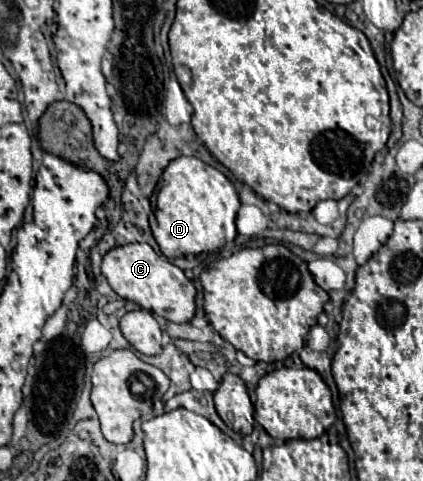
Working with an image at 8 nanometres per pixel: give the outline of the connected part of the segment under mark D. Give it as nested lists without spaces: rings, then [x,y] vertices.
[[[180,156],[168,164],[162,174],[162,186],[156,196],[154,218],[158,228],[154,238],[160,252],[170,260],[186,254],[202,254],[222,248],[226,242],[236,238],[236,212],[240,198],[234,184],[214,166],[200,158]]]

